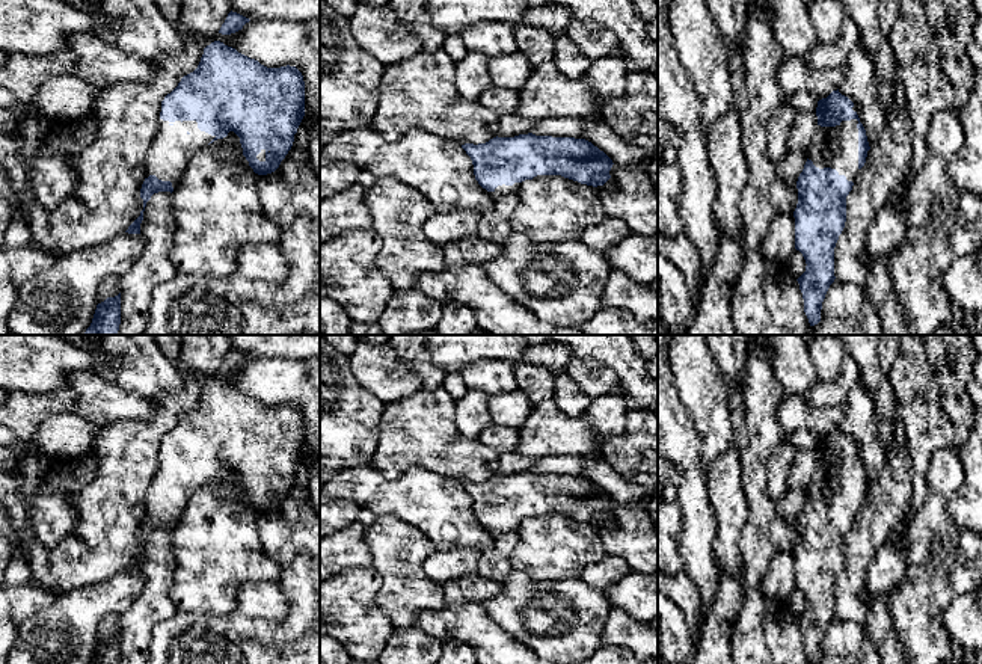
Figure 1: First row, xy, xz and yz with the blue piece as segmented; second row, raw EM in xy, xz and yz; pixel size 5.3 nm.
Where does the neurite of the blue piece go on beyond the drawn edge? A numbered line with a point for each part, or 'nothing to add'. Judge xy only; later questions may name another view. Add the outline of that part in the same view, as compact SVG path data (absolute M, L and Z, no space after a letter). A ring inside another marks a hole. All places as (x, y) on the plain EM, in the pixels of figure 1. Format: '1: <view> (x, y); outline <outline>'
1: xy (171, 488); outline M163 459L146 493L146 512L161 519L170 519L175 527L189 498L205 486L216 474L198 466L196 459Z

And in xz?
1: xz (501, 528); outline M514 521L513 524L505 524L505 522L498 524L493 530L487 530L486 527L483 528L492 536L501 536L505 533L516 533L519 525L520 525L520 521Z

